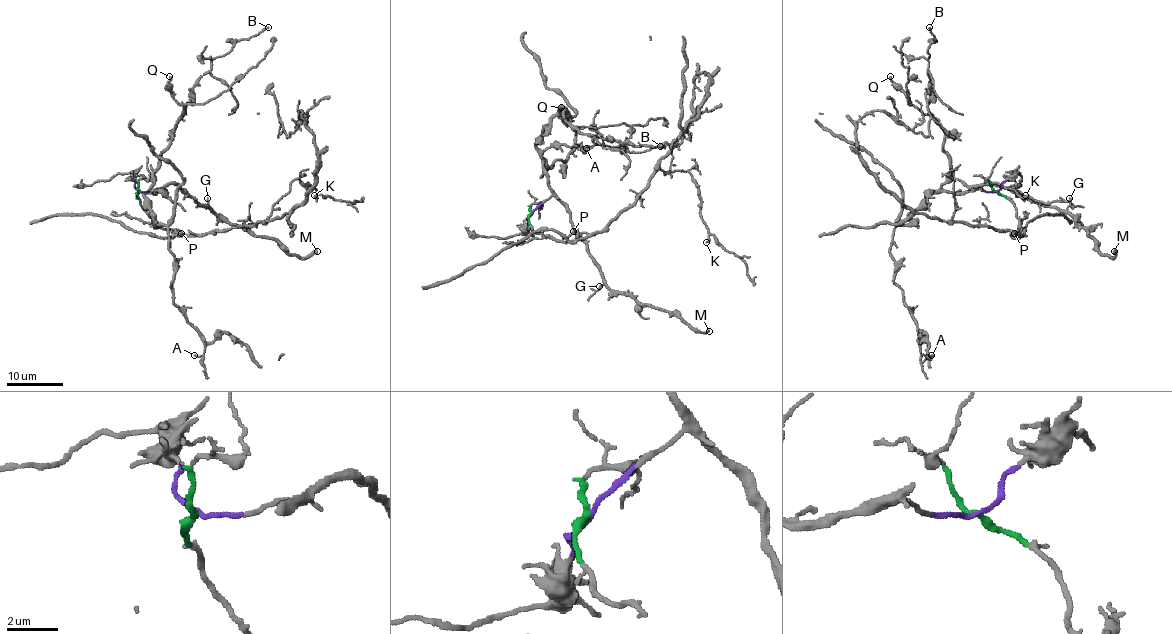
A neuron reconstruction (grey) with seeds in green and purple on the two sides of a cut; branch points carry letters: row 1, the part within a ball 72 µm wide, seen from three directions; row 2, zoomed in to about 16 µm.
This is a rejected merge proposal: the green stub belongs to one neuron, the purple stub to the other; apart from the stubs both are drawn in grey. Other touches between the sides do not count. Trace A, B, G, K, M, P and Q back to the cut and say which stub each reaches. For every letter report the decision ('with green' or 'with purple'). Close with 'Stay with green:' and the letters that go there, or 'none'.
A: with purple
B: with purple
G: with purple
K: with green
M: with purple
P: with green
Q: with purple
Stay with green: K, P

